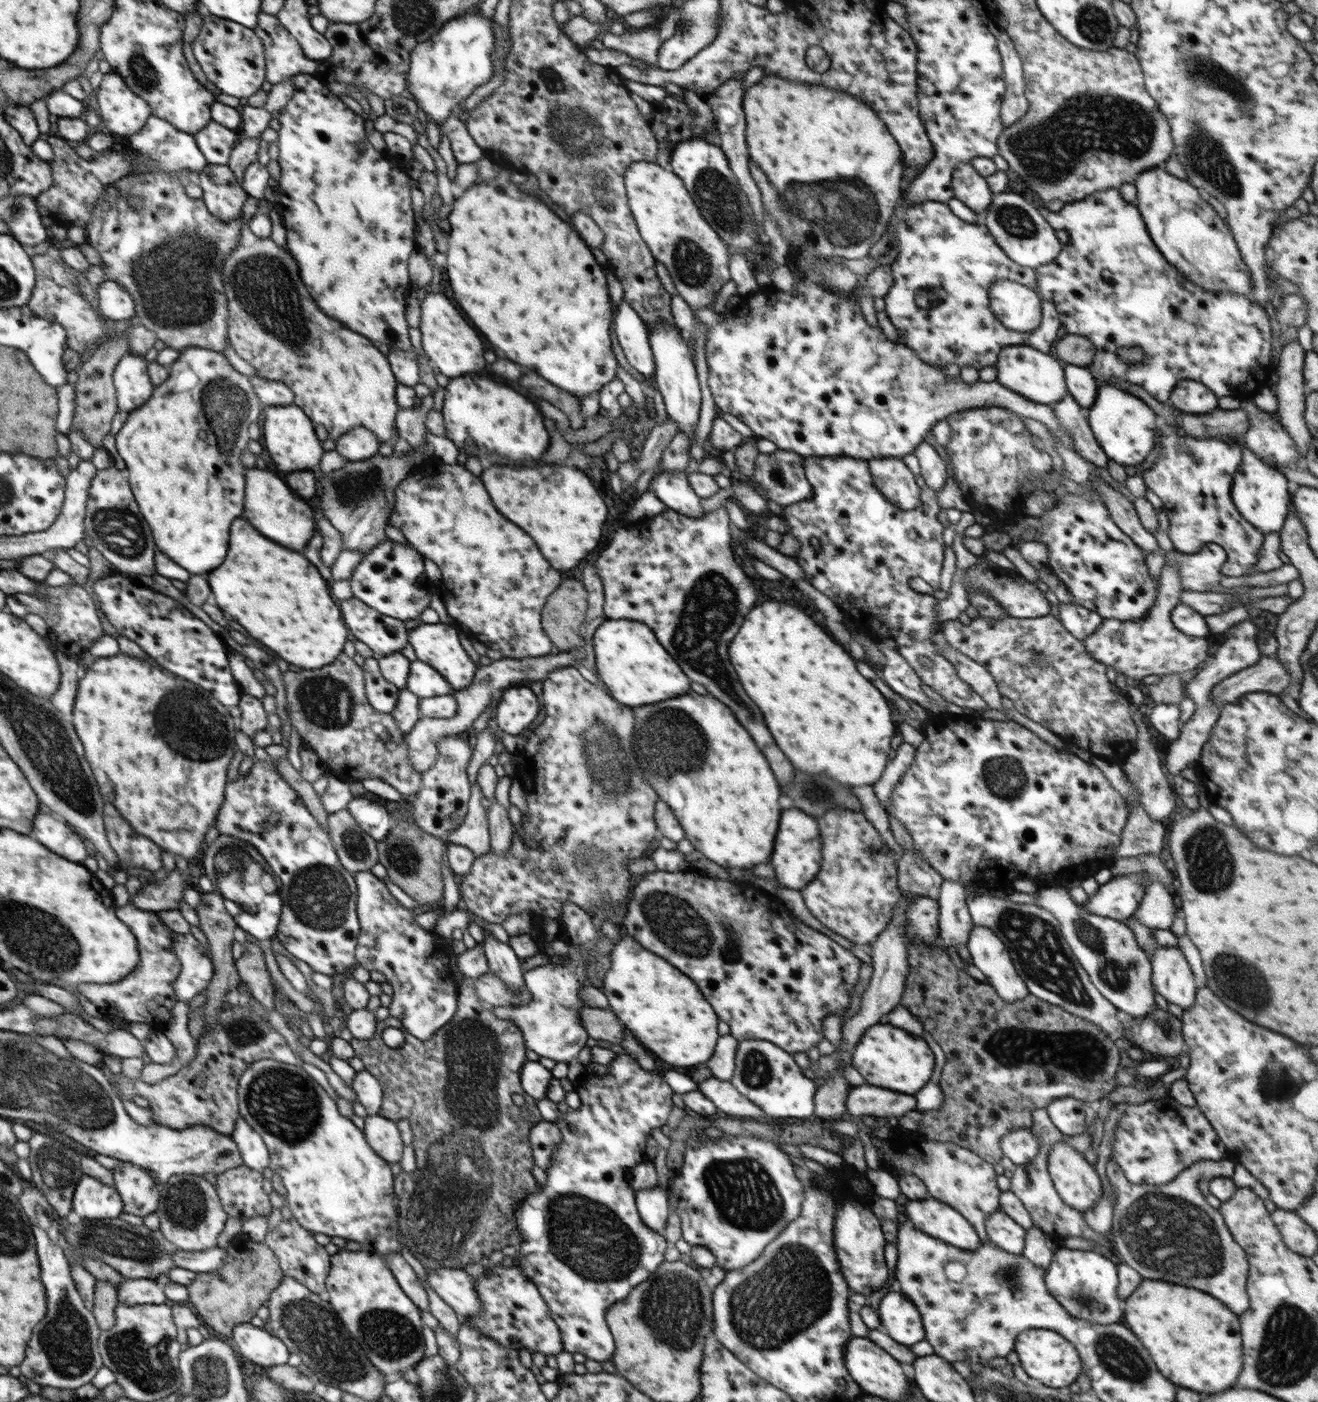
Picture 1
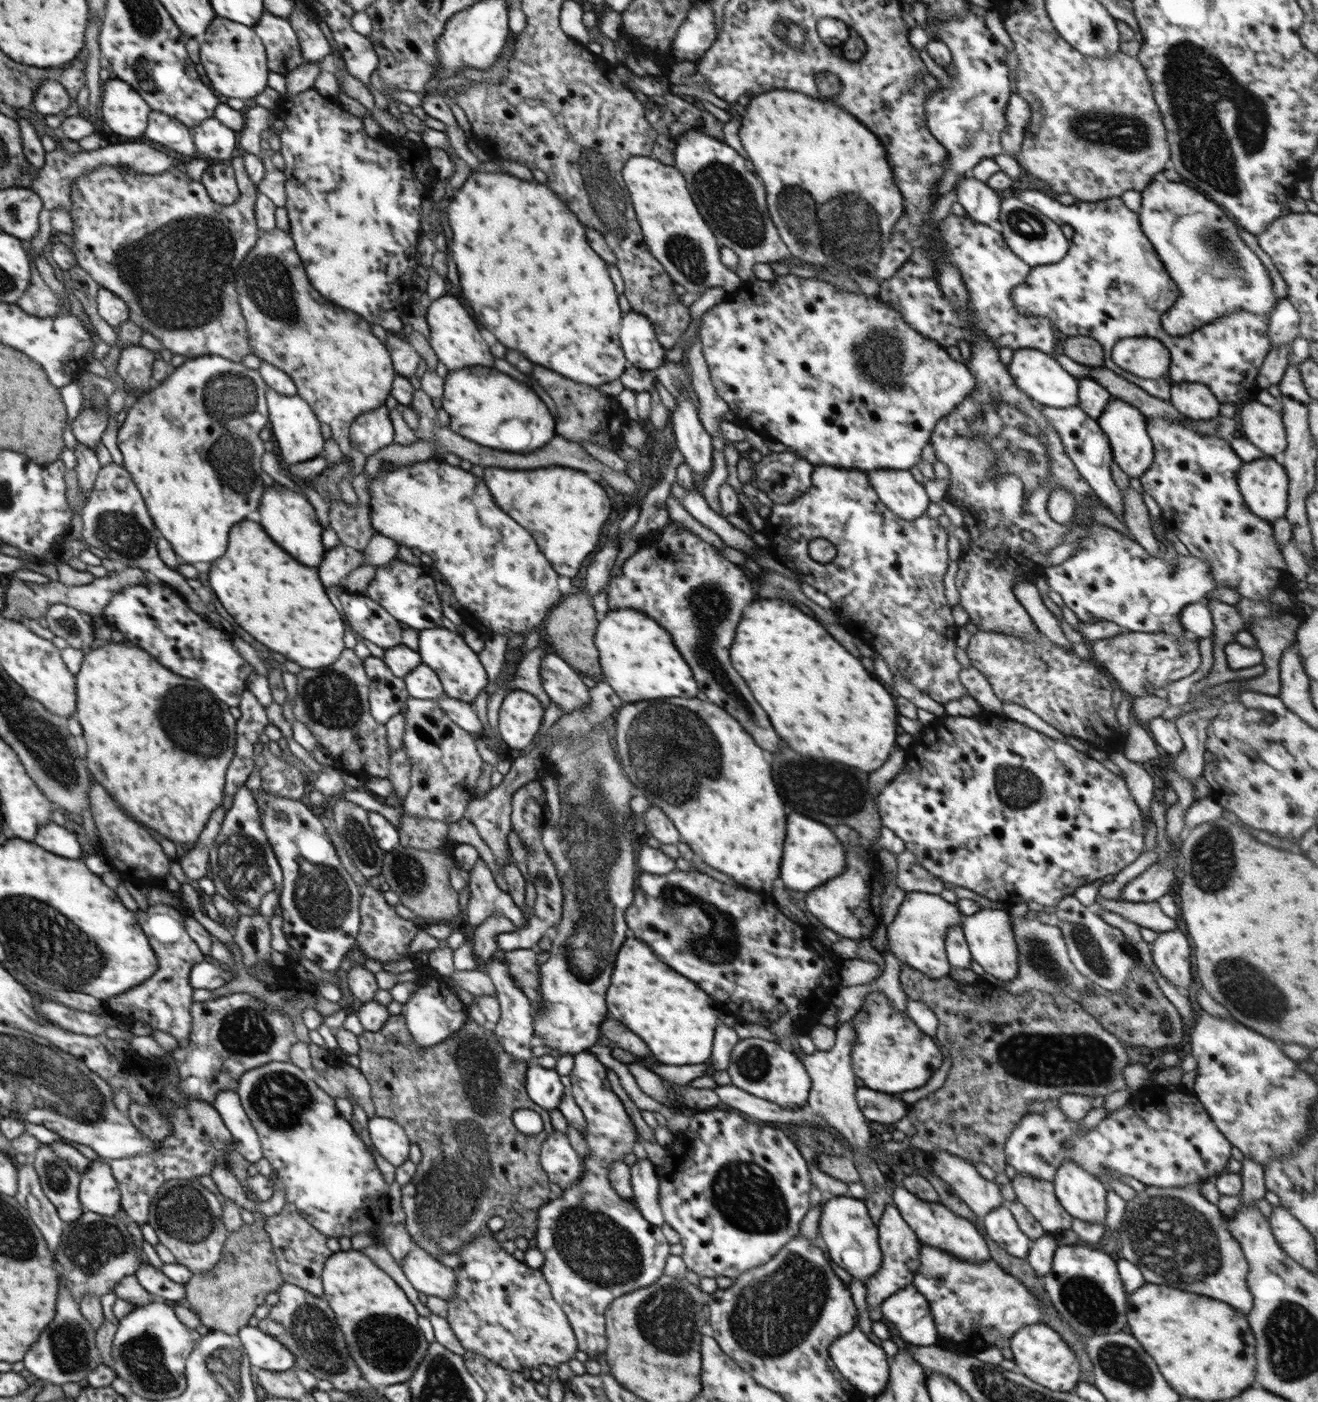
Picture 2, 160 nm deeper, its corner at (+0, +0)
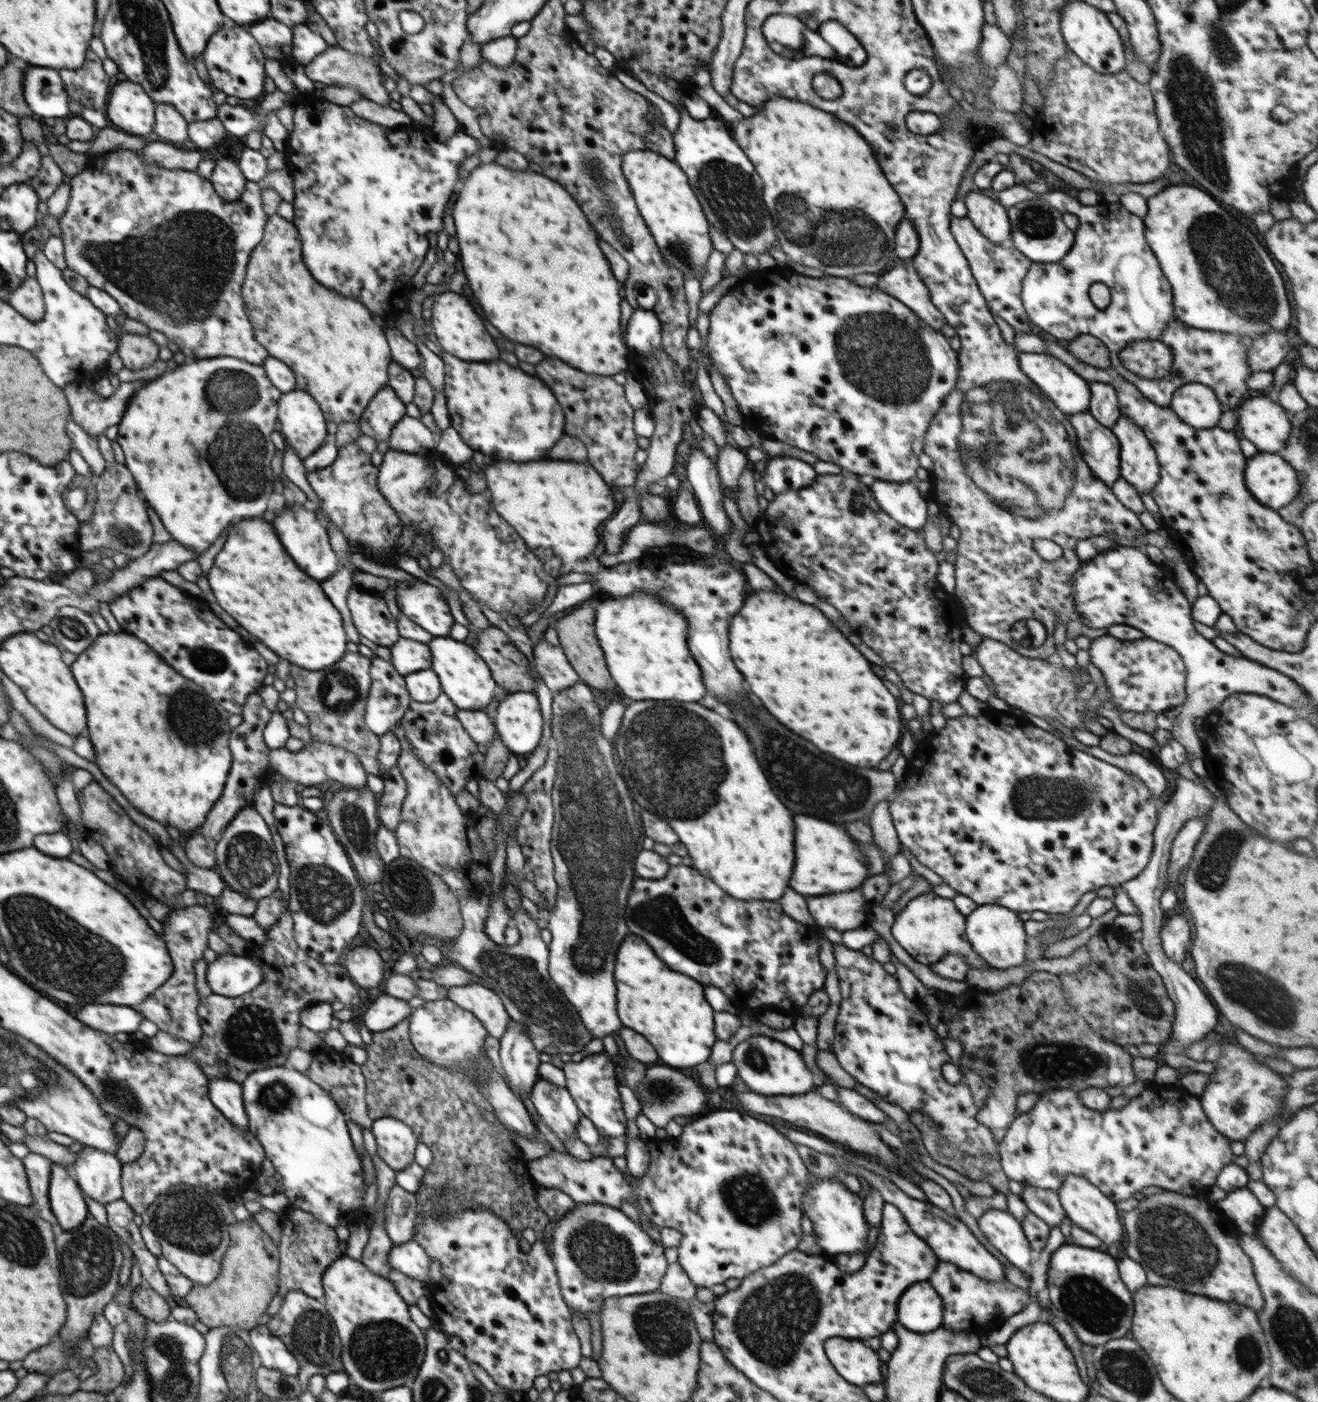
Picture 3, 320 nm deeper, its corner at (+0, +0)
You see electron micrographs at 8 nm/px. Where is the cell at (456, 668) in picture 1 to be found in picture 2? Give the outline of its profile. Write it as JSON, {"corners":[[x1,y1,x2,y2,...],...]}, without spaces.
{"corners":[[444,626,420,630,417,651,420,653,422,663,436,672,446,697,472,704,489,684,478,654,466,645,463,635,456,631,450,631]]}

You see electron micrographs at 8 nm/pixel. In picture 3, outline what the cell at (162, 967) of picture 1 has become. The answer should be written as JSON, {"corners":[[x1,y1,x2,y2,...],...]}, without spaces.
{"corners":[[198,904,171,909,168,921,162,923,164,926,162,938,174,963,172,976,151,996,132,1007,142,1013,145,1018,157,1024,160,1031,170,1033,177,1039,184,1039,191,1043,197,1043,201,1039,203,1030,197,1011,201,996,197,991,195,962,203,958,202,955,207,948,208,935,221,921,222,919,219,919,208,906]]}

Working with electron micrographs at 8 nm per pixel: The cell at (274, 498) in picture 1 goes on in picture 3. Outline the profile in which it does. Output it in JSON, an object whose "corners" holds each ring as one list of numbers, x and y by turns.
{"corners":[[308,505,303,506,285,506,284,510,276,514,274,518,274,528,288,550,288,554,296,560,296,564,312,578,316,580,326,580,334,576,341,568,336,552,329,541,327,528,319,521,318,514]]}

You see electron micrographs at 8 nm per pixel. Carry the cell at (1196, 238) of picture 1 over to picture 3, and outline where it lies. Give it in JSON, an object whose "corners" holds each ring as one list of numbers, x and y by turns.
{"corners":[[1192,186,1166,188,1148,200,1148,214,1144,224,1150,249,1172,286,1174,318,1178,322,1188,328,1231,333,1244,338,1256,338,1272,332,1284,333,1290,327,1292,310,1286,286,1262,240,1258,240,1252,230,1248,230,1240,220,1226,212,1206,192]]}

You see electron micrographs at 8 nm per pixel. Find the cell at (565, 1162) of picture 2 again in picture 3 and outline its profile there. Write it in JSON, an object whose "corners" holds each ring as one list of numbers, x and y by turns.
{"corners":[[717,1109,707,1115,701,1116,699,1119,683,1126,682,1133,678,1137,667,1136,665,1139,655,1138,654,1140,646,1141,647,1148,650,1154,650,1163,648,1172,644,1178,634,1178,632,1174,622,1174,613,1164,611,1158,595,1157,590,1161,582,1161,569,1155,564,1155,562,1152,551,1150,550,1154,536,1160,527,1161,528,1173,532,1177,532,1181,538,1187,554,1188,568,1194,572,1200,578,1202,600,1202,607,1203,608,1206,620,1209,622,1203,627,1200,634,1208,638,1207,646,1218,650,1219,650,1223,659,1226,660,1228,673,1228,681,1234,681,1241,677,1247,678,1263,685,1270,690,1280,696,1287,704,1287,711,1289,712,1286,723,1284,731,1278,742,1280,752,1272,758,1269,774,1264,776,1260,783,1257,784,1254,796,1250,800,1239,803,1237,801,1229,801,1220,803,1217,801,1200,803,1194,808,1190,808,1180,810,1180,810,1173,808,1168,804,1165,802,1158,796,1151,794,1143,790,1142,774,1125,770,1125,764,1121,760,1121,753,1117,753,1115,746,1115,738,1113,730,1109]]}

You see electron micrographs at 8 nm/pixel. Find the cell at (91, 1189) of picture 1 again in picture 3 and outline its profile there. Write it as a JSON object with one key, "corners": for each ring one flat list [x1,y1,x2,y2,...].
{"corners":[[85,1146,76,1155,72,1175,82,1192,103,1205,122,1199,122,1163,115,1154]]}

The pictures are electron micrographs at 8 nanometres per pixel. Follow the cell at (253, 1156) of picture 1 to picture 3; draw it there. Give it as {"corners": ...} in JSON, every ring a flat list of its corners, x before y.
{"corners":[[225,1079,209,1080,208,1092,213,1105,230,1121,242,1130,249,1128,248,1115,243,1105,241,1083]]}

